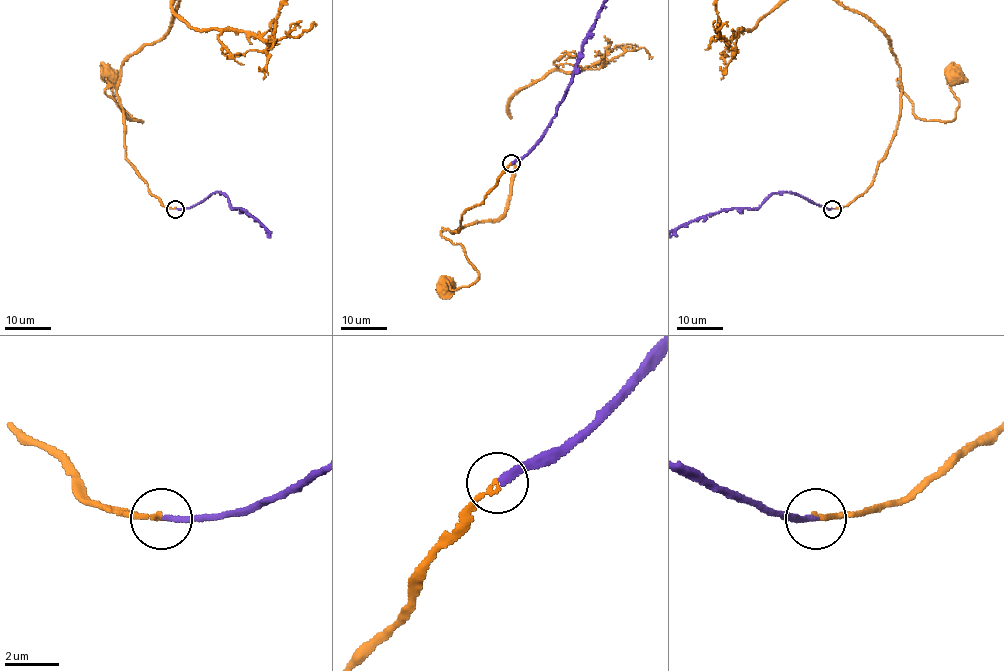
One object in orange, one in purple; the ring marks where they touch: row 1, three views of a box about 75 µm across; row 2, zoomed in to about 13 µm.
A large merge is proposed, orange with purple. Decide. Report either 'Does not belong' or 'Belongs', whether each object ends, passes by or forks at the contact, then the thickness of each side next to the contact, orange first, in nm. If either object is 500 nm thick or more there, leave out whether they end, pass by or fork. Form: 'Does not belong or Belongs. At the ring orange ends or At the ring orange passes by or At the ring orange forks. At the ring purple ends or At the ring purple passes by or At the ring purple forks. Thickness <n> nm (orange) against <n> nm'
Belongs. At the ring orange ends. At the ring purple ends. Thickness 150 nm (orange) against 240 nm

